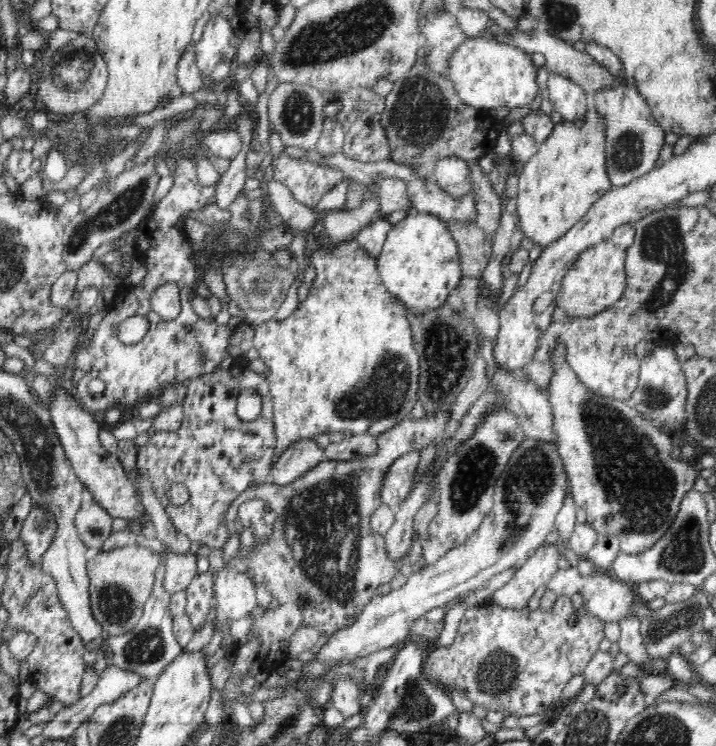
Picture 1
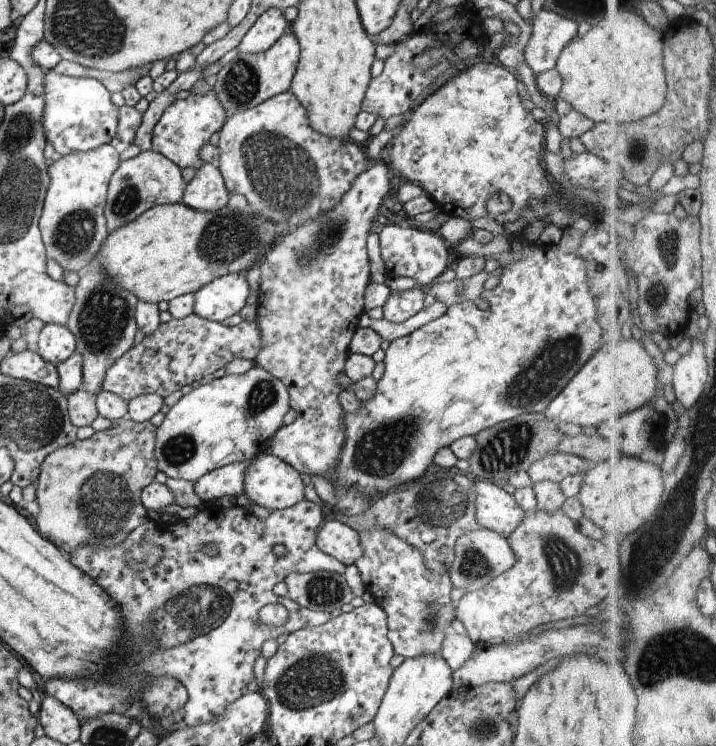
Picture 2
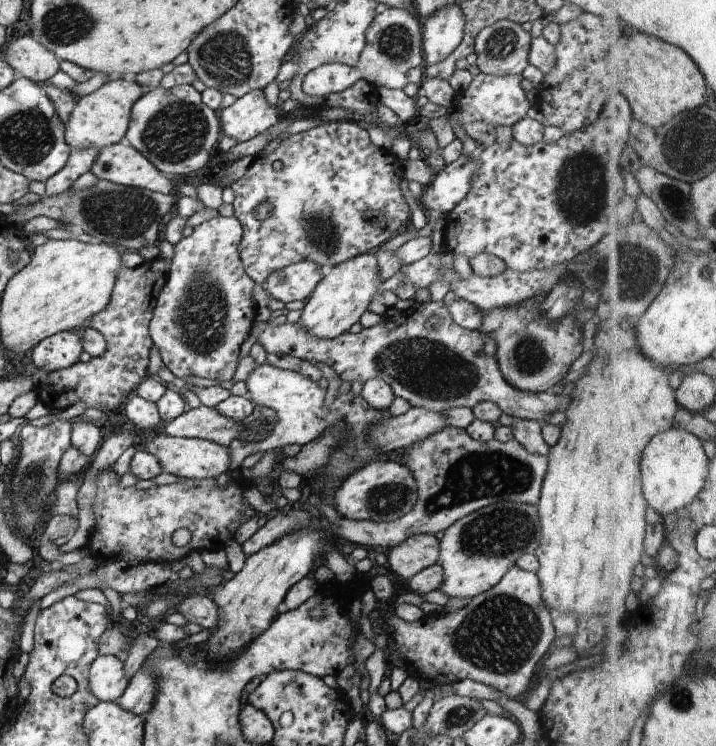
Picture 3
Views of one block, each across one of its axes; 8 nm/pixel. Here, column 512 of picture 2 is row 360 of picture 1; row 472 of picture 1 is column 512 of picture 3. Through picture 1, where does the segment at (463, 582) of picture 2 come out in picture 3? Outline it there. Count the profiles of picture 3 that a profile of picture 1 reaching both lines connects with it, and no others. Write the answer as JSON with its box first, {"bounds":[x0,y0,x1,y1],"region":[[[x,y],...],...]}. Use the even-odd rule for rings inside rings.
{"bounds":[386,566,555,698],"region":[[[514,566],[489,591],[471,598],[468,605],[450,614],[444,612],[424,614],[421,619],[410,622],[398,617],[394,610],[390,610],[387,612],[386,622],[392,626],[395,649],[391,652],[398,660],[416,668],[418,677],[414,679],[418,682],[425,681],[441,686],[469,678],[474,682],[493,686],[509,698],[522,696],[530,686],[536,664],[548,652],[555,638],[552,625],[554,612],[546,606],[540,592],[538,576],[532,571]]]}

